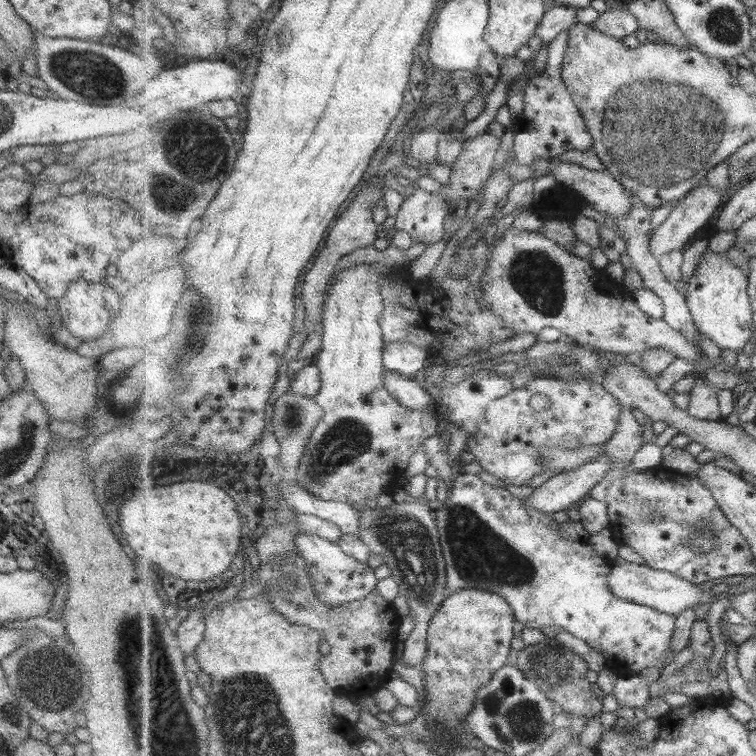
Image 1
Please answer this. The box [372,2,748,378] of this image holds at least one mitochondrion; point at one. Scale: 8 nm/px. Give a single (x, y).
(656, 160)

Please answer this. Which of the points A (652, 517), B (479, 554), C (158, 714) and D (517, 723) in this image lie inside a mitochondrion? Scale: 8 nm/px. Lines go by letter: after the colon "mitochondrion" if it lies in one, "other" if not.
A: mitochondrion
B: mitochondrion
C: mitochondrion
D: mitochondrion

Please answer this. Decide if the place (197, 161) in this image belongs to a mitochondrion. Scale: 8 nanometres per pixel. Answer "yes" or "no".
yes

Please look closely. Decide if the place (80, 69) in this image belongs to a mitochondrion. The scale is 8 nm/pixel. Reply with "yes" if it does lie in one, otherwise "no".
yes

